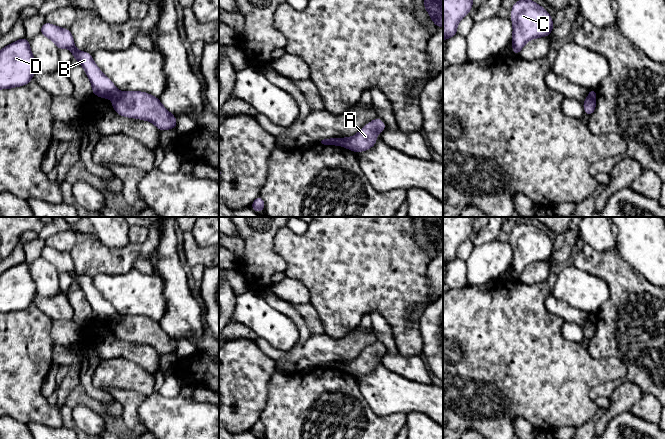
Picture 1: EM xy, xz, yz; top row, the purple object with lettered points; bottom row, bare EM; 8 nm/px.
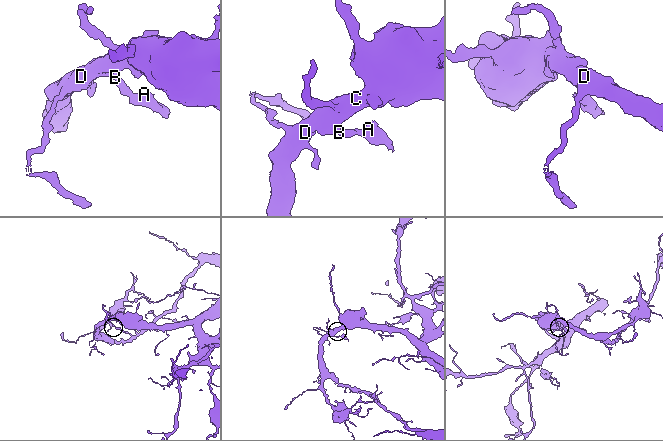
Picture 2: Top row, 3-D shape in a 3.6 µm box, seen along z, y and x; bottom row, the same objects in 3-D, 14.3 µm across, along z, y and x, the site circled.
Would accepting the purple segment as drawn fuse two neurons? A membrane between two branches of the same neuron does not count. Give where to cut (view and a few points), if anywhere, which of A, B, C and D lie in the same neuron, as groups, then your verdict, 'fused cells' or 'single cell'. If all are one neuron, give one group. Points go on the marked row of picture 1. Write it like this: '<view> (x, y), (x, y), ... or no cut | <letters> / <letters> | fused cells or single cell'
xy (120, 92), (112, 99) | A / B C D | fused cells

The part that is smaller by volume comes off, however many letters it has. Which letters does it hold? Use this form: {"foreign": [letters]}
{"foreign": ["A"]}

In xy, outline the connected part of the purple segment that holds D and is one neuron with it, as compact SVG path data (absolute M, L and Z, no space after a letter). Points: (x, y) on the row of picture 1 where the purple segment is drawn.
M19 39L0 50L0 89L27 85L36 70L29 39Z

